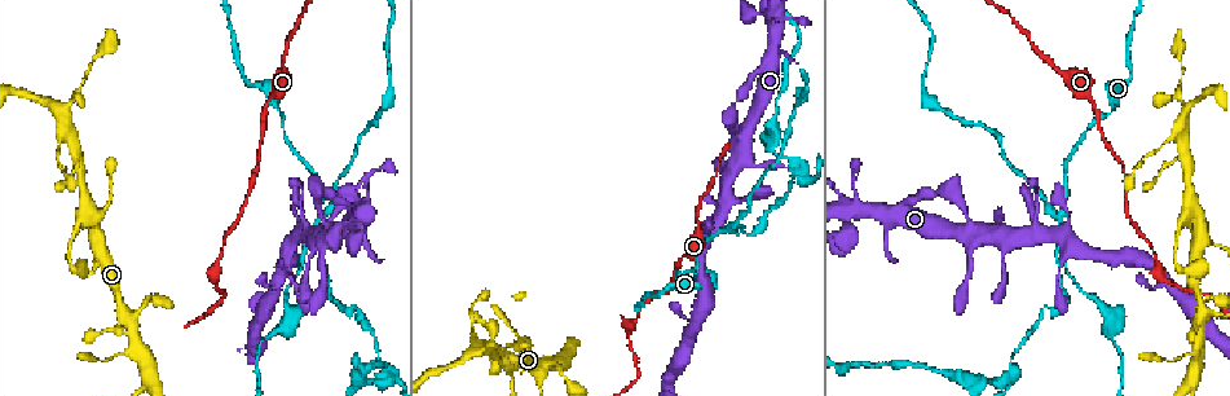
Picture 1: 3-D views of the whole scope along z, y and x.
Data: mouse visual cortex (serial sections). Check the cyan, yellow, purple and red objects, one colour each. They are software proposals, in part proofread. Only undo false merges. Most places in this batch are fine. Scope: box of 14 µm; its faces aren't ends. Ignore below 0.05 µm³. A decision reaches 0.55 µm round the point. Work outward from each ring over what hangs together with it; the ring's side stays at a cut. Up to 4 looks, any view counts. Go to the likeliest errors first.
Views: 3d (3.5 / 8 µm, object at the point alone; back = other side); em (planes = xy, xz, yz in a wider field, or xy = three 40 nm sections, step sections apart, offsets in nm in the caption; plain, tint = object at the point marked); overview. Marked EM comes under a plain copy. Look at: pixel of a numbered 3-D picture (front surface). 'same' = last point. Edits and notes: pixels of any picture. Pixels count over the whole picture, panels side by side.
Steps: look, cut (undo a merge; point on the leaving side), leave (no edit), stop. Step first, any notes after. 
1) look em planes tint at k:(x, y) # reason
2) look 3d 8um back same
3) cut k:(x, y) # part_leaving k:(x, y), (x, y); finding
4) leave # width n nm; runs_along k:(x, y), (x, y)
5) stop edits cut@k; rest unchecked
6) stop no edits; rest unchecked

look 3d 3.5um at 1:(1059, 222) # four arms meet

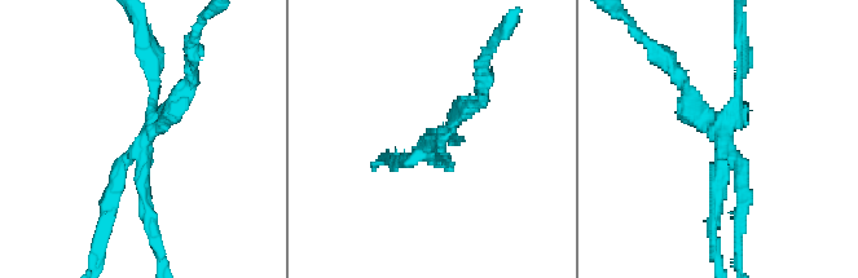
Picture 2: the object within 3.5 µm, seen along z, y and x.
look em xy step 5 tint at 2:(437, 141) # arms 4; arm_widths 150, 150, 200, 250 nm

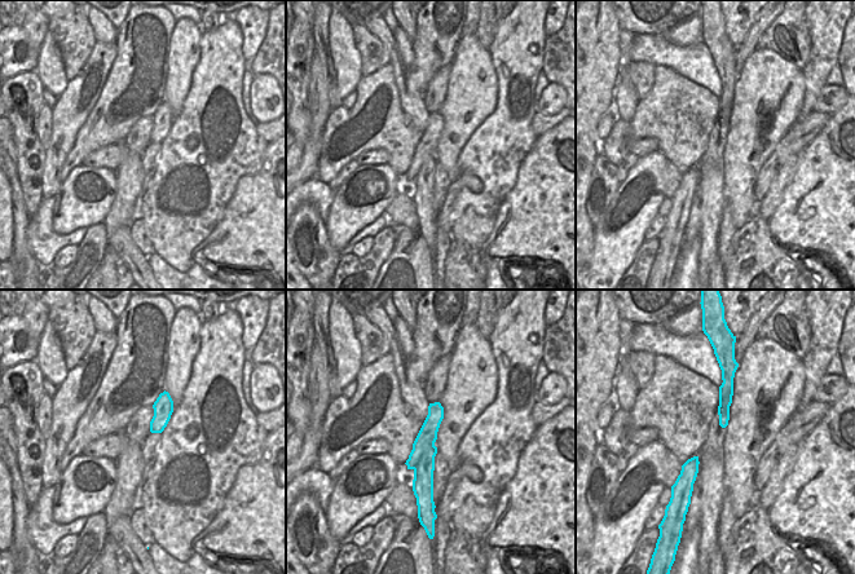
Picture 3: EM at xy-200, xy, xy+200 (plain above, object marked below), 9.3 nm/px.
cut 2:(683, 110) # two cells meet here

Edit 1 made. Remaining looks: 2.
look 3d 3.5um at 1:(803, 178) # side arm on a straight run

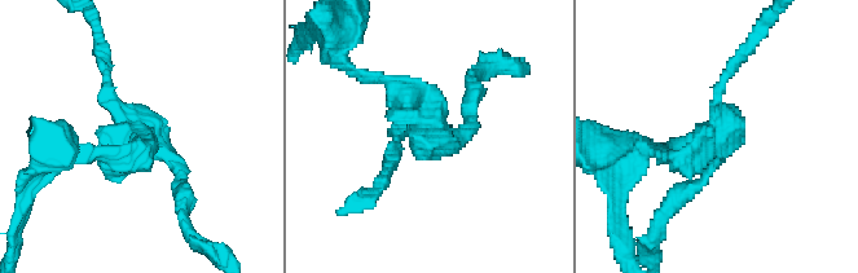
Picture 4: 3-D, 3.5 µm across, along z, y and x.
look em planes tint at 4:(422, 135) # arms 3; arm_widths 150, 150, 250 nm

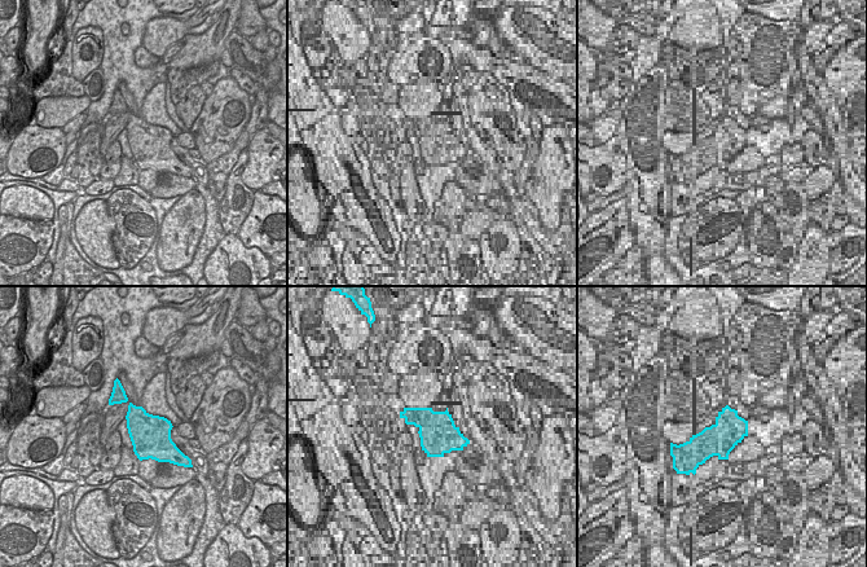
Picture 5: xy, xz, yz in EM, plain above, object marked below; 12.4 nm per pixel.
cut 4:(133, 166) # width 500 nm; part_leaving 4:(131, 137), (127, 162), (52, 150); a second cell is stuck on

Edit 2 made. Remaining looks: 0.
stop edits cut@2, cut@4; rest unchecked

